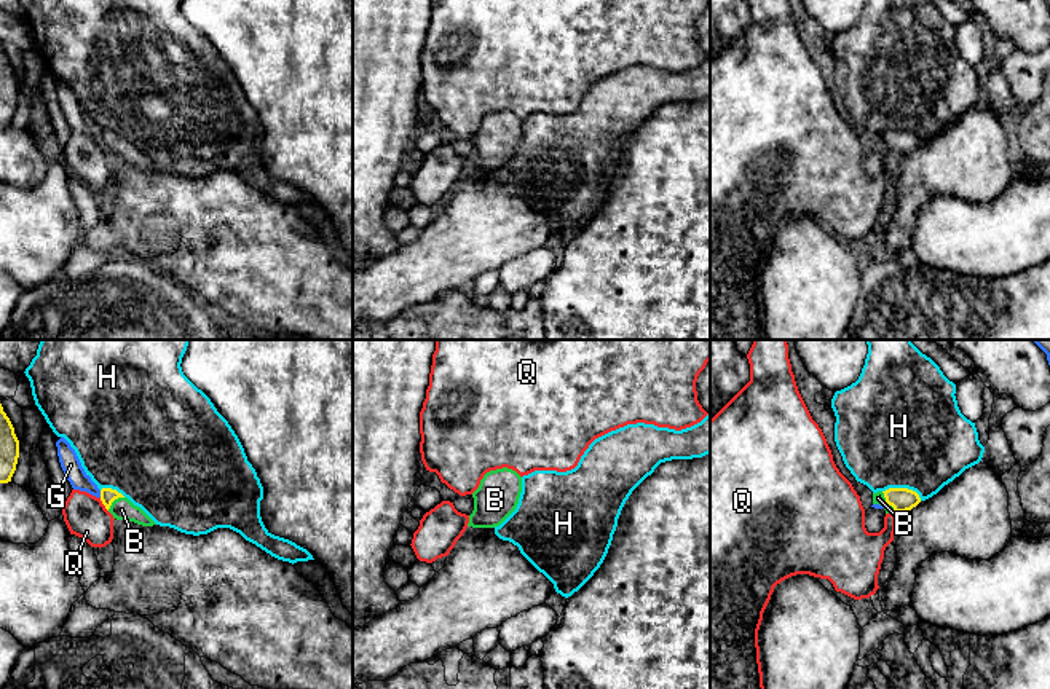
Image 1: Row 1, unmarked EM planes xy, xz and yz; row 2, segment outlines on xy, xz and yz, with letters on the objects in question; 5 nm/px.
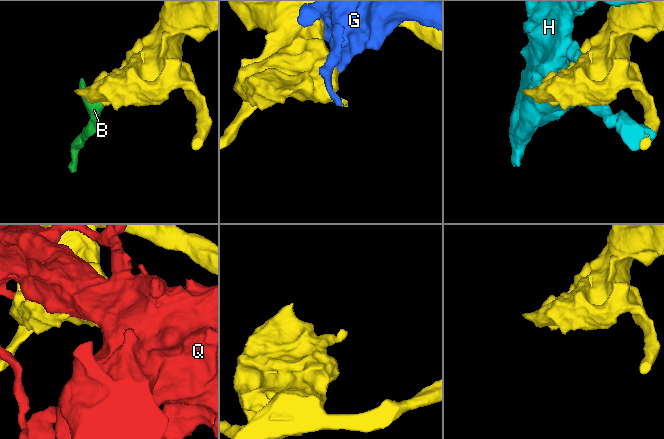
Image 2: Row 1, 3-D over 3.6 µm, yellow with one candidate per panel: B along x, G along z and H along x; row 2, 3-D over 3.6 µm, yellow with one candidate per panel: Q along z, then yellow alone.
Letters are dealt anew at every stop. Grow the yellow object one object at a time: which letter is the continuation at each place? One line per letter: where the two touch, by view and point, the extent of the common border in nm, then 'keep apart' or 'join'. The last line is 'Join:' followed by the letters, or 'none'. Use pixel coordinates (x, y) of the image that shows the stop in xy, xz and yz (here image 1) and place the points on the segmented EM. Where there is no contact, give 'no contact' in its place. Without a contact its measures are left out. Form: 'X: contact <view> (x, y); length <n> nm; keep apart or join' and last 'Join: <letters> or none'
B: contact yz (888, 503); length 140 nm; join
G: contact xy (101, 493); length 40 nm; keep apart
H: contact yz (903, 488); length 200 nm; keep apart
Q: contact xy (102, 503); length 80 nm; keep apart
Join: B

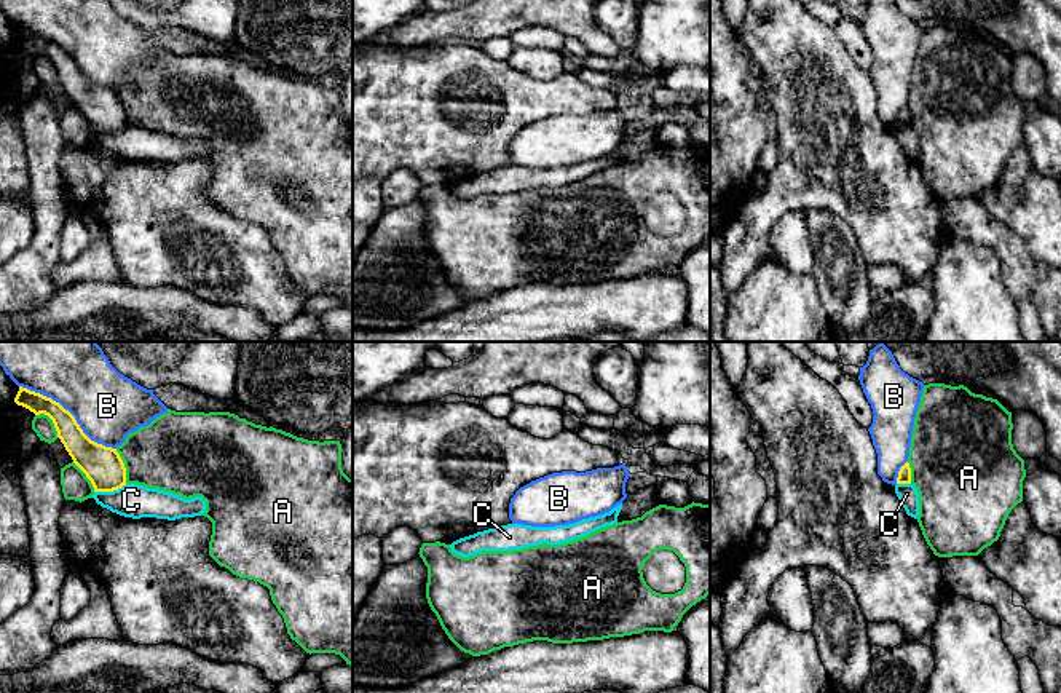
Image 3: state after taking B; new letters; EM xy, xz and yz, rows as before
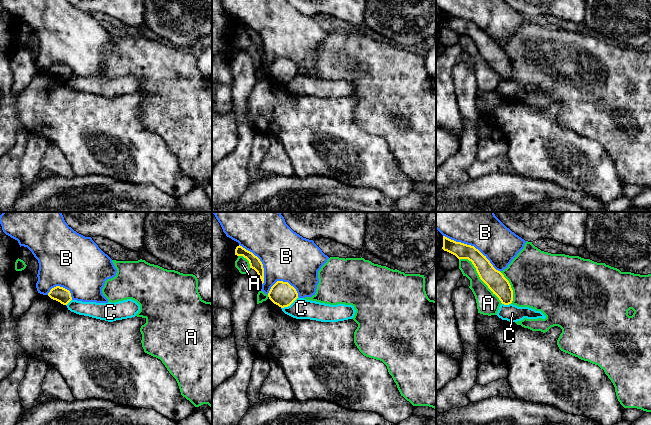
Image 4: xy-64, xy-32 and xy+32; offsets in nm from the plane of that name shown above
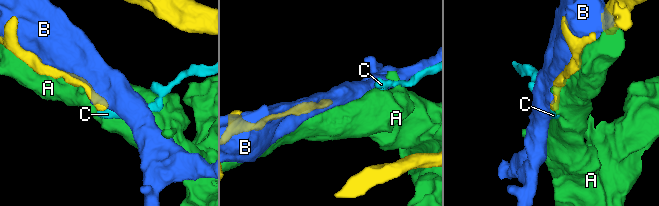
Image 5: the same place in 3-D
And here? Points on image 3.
A: contact xy (123, 467); length 190 nm; keep apart
B: contact xy (70, 414); length 600 nm; keep apart
C: contact xy (110, 491); length 170 nm; keep apart
Join: none

